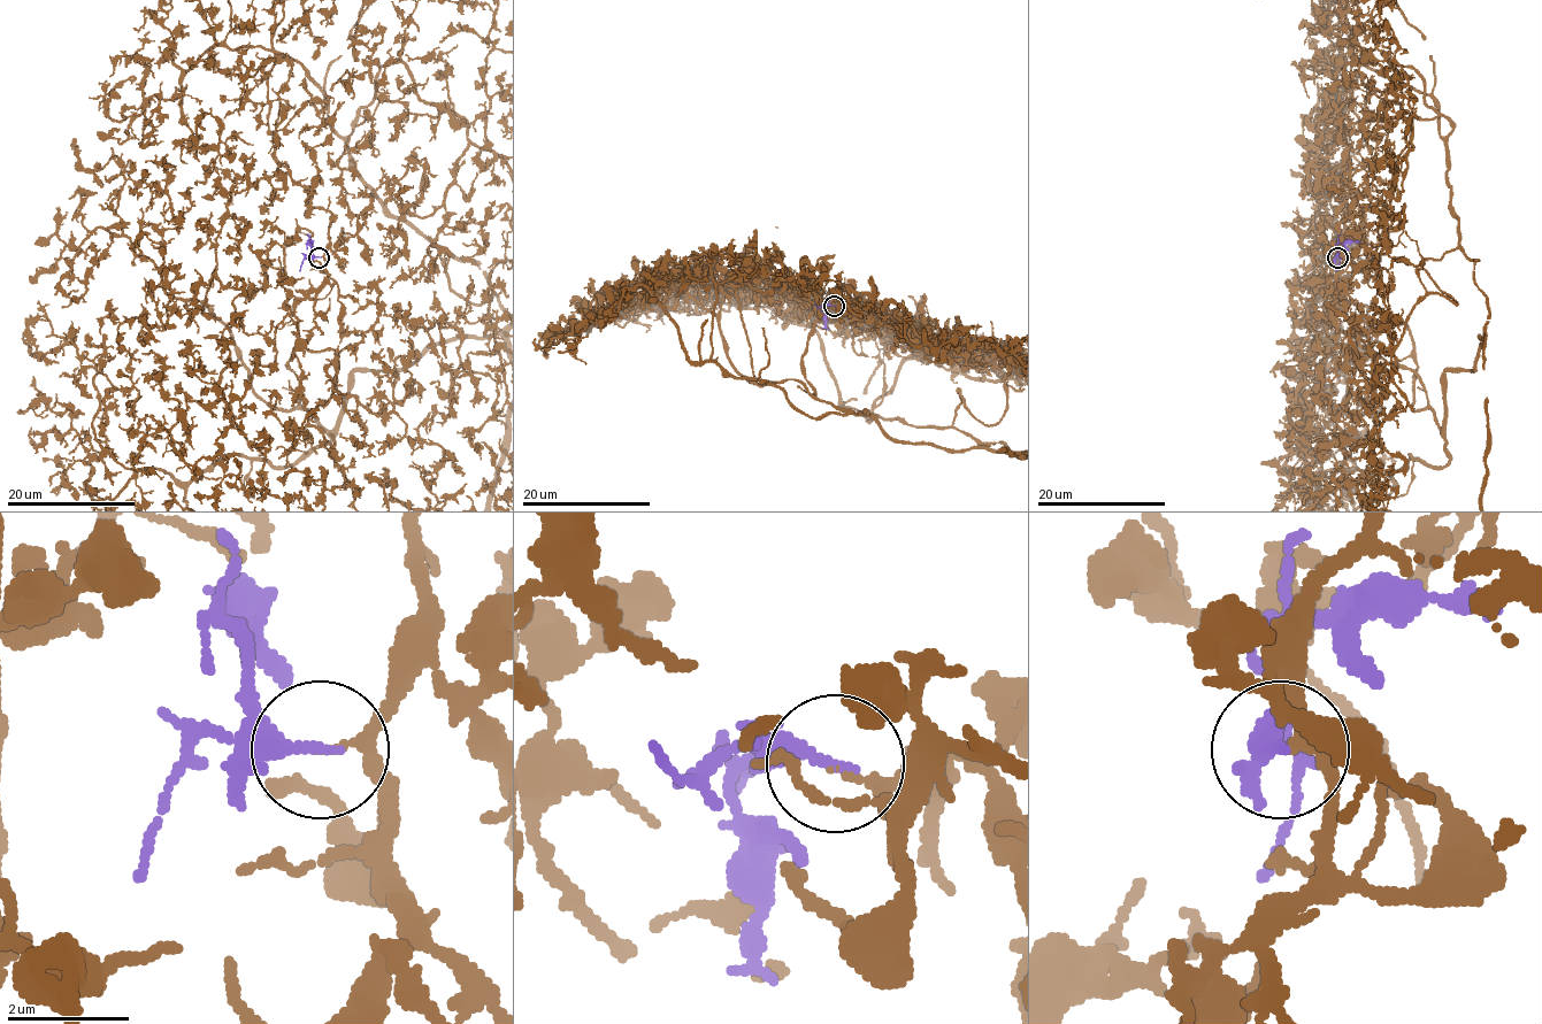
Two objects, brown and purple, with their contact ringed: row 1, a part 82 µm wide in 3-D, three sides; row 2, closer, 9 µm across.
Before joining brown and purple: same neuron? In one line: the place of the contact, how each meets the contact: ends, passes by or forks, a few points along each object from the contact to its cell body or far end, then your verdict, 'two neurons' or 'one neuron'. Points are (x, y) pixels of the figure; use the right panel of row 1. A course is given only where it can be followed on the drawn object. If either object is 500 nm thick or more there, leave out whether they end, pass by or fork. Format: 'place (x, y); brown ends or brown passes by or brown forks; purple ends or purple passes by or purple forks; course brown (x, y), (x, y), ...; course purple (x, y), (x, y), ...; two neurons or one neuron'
place (1337, 258); brown passes by; purple ends; course purple (1337, 258), (1339, 243), (1359, 243); one neuron

